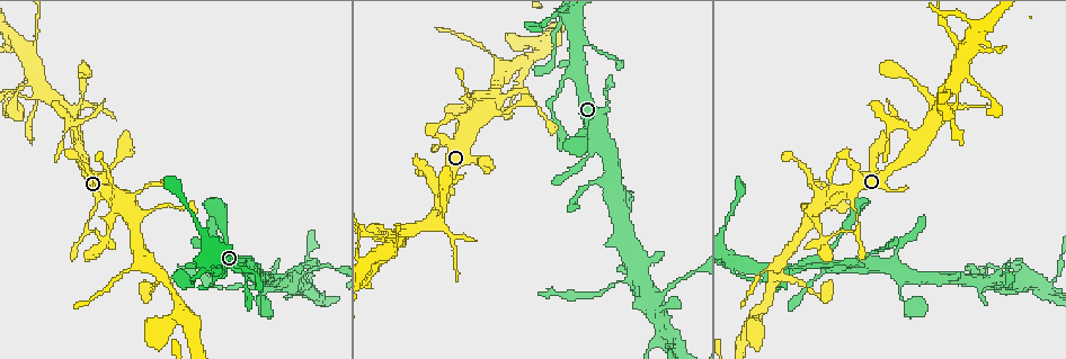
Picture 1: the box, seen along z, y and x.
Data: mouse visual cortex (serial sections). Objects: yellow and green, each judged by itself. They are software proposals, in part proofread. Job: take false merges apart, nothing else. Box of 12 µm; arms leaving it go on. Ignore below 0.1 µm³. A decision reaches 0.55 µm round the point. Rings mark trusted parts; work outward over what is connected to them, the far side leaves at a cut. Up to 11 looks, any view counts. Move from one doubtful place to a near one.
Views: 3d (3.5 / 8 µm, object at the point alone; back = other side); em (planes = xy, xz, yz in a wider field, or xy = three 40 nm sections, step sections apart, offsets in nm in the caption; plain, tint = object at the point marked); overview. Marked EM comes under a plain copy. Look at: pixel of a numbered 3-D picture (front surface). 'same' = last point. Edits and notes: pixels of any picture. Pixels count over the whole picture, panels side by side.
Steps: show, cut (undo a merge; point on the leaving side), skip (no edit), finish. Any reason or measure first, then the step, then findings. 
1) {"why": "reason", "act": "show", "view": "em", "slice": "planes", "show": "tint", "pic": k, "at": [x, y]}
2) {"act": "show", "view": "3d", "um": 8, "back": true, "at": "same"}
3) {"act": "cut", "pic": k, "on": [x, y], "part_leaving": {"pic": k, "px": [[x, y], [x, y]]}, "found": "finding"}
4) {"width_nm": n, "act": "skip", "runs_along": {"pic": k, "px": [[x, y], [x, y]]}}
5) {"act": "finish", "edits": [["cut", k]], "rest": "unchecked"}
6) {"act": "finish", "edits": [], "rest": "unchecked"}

{"why": "a narrow waist", "act": "show", "view": "3d", "um": 3.5, "pic": 1, "at": [822, 235]}

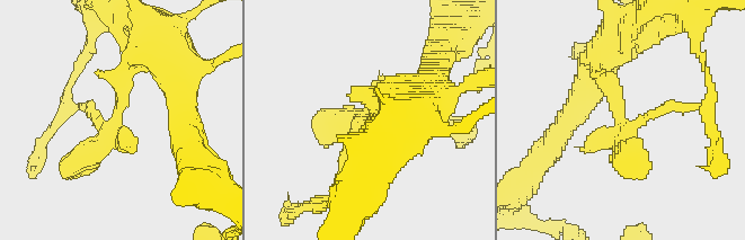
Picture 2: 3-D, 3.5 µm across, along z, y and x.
{"act": "skip", "runs_along": {"pic": 2, "px": [[139, 52], [111, 134], [69, 169]]}, "found": "all the same cell"}

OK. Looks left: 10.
{"why": "sharp bend", "act": "show", "view": "3d", "um": 3.5, "pic": 1, "at": [952, 84]}

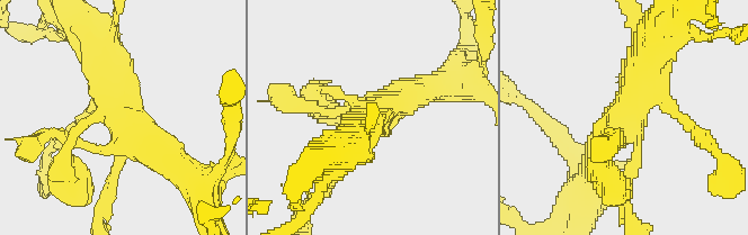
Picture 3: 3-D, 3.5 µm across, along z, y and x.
{"why": "shape alone is not enough", "act": "show", "view": "em", "slice": "xy", "step": 2, "show": "tint", "pic": 3, "at": [124, 114]}

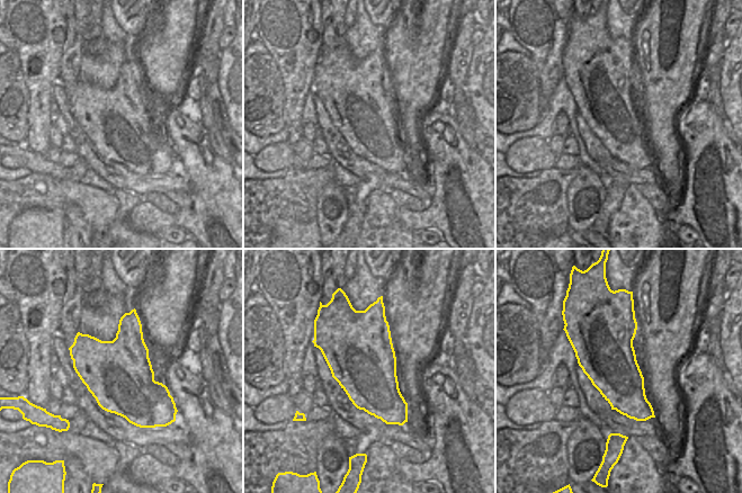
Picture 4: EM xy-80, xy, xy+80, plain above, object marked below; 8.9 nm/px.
{"why": "another direction", "act": "show", "view": "em", "slice": "xy", "step": 3, "show": "tint", "at": "same"}

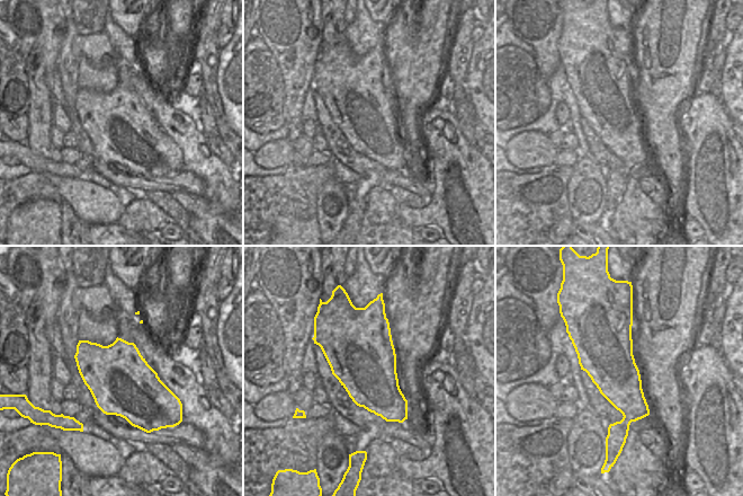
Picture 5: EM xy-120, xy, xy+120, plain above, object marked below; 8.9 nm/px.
{"act": "skip", "runs_along": {"pic": 3, "px": [[174, 164], [114, 109], [100, 51]]}, "found": "one cell here"}

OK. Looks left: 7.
{"why": "thin arm on a thick one", "act": "show", "view": "3d", "um": 3.5, "pic": 1, "at": [298, 278]}

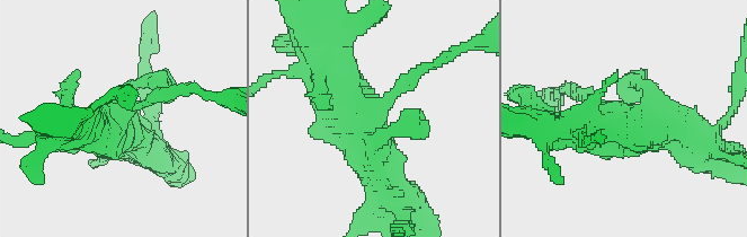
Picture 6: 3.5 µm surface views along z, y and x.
{"why": "now the EM", "act": "show", "view": "em", "slice": "xy", "step": 5, "show": "tint", "pic": 6, "at": [370, 106]}

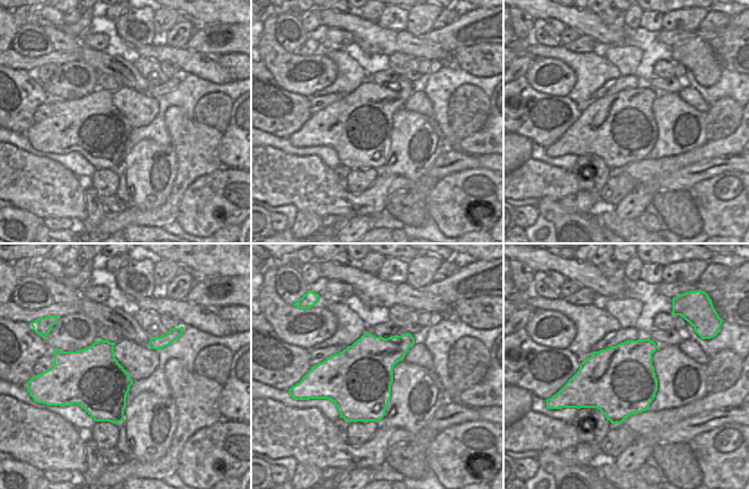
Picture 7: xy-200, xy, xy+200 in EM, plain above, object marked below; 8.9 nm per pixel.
{"act": "skip", "runs_along": {"pic": 6, "px": [[327, 43], [382, 178]]}, "found": "all the same cell"}

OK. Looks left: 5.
{"why": "thin arm on a thick one", "act": "show", "view": "3d", "um": 3.5, "pic": 1, "at": [778, 269]}

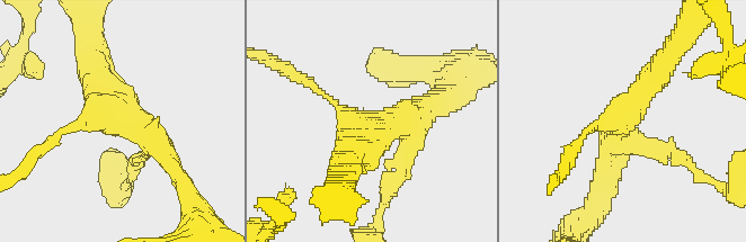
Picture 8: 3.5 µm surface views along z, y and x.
{"act": "show", "view": "em", "slice": "xy", "step": 1, "show": "tint", "pic": 8, "at": [621, 128]}

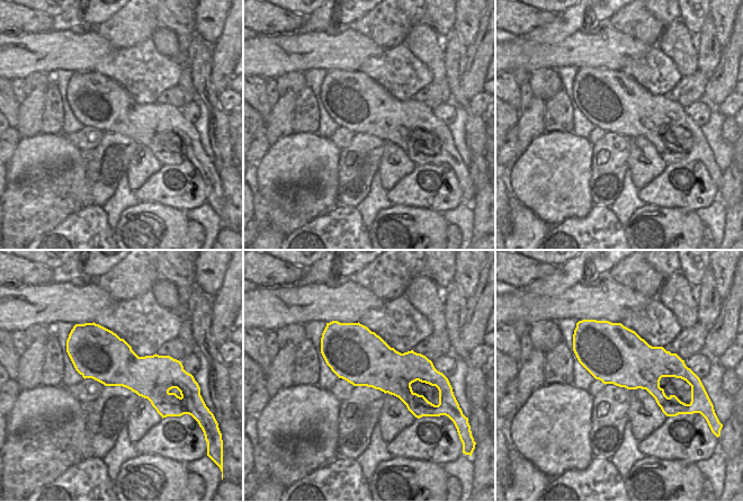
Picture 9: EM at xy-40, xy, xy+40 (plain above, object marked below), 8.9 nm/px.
{"width_nm": 500, "act": "skip", "runs_along": {"pic": 8, "px": [[94, 78], [183, 181]]}, "found": "continuous, no second cell"}

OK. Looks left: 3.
{"act": "finish", "edits": [], "rest": "unchecked"}

